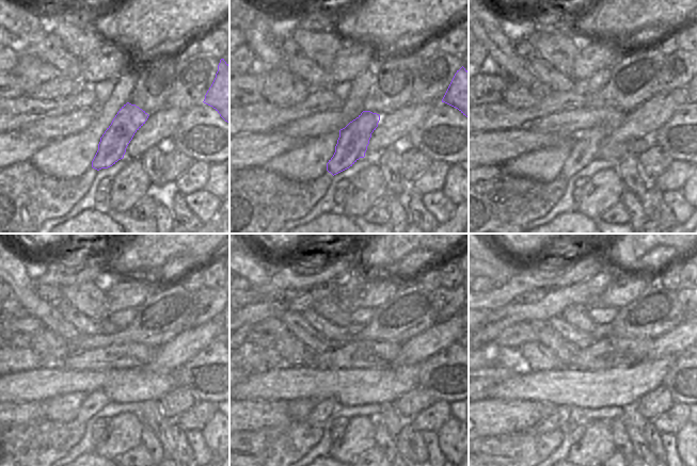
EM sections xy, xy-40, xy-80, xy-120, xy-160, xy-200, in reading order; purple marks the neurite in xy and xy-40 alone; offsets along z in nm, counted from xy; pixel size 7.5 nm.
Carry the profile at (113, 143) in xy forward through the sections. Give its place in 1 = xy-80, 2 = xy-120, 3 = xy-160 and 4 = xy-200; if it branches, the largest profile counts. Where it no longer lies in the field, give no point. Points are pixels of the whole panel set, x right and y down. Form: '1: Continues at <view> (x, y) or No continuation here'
1: Continues at xy-80 (586, 144)
2: Continues at xy-120 (95, 401)
3: Continues at xy-160 (322, 410)
4: Continues at xy-200 (561, 414)

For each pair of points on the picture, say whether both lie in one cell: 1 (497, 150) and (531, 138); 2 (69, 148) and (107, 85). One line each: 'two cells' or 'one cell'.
1: one cell
2: two cells

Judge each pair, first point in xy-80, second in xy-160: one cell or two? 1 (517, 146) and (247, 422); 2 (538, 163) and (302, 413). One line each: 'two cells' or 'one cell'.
1: two cells
2: one cell

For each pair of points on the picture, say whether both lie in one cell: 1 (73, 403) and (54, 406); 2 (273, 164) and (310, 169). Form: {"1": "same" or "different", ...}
{"1": "same", "2": "same"}

